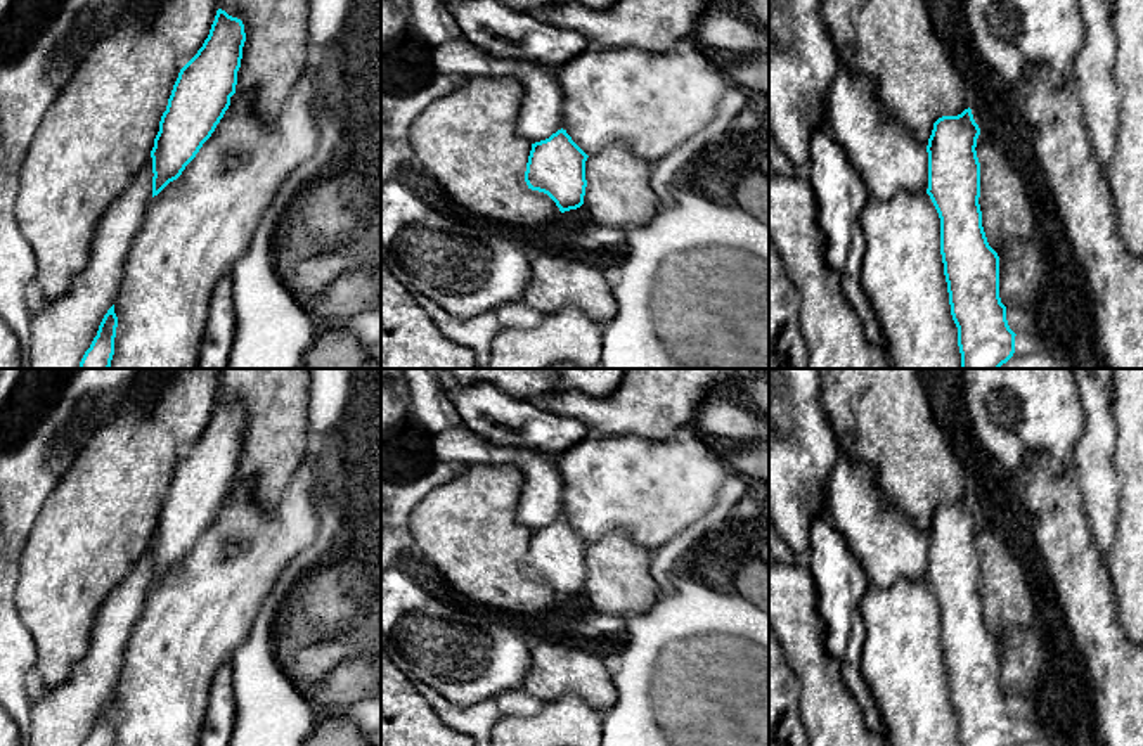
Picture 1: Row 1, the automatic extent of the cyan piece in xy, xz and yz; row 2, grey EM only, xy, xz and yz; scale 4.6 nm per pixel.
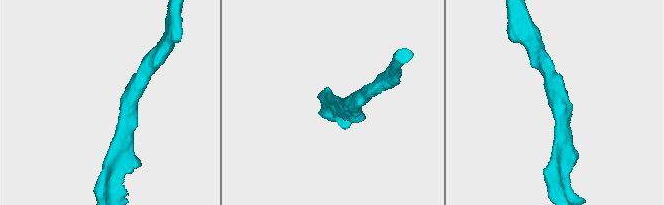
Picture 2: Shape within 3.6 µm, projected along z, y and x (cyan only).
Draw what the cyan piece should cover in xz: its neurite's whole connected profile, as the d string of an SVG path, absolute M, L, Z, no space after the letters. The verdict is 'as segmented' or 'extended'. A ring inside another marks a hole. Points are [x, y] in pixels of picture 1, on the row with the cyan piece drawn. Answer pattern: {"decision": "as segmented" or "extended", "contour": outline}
{"decision": "as segmented", "contour": "M561 128L549 138L532 144L525 182L528 189L547 194L561 213L577 209L584 204L587 158Z"}

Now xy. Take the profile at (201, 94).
{"decision": "as segmented", "contour": "M218 9L210 35L180 69L151 151L152 197L177 180L230 106L246 42L241 19Z"}

